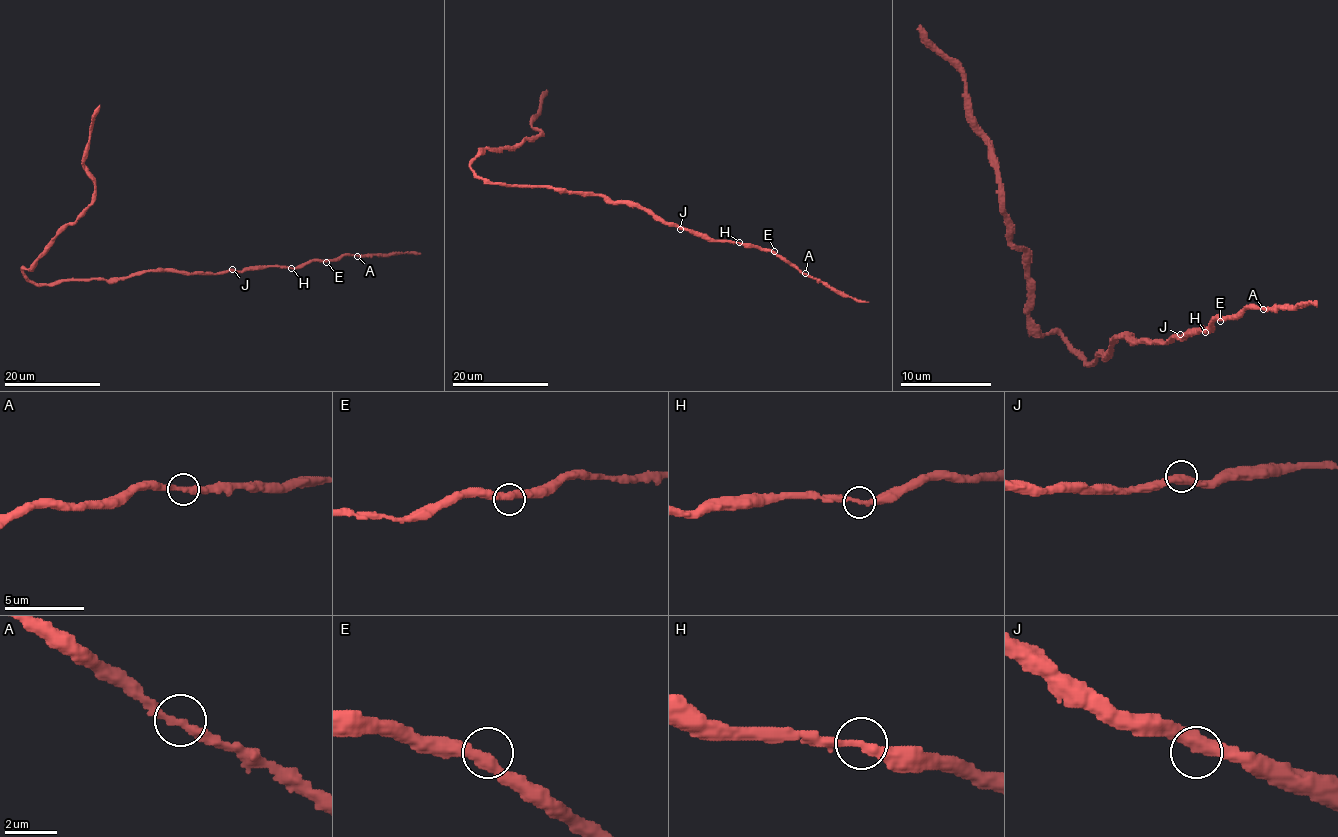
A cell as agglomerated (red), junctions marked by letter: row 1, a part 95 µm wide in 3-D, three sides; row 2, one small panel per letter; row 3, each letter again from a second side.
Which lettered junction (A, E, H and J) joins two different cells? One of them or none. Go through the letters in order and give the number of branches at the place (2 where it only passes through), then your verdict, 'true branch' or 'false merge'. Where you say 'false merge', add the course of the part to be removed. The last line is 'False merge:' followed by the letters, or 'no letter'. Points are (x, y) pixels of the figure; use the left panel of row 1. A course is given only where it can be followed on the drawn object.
A: 2 | true branch
E: 2 | true branch
H: 2 | true branch
J: 2 | true branch
False merge: no letter

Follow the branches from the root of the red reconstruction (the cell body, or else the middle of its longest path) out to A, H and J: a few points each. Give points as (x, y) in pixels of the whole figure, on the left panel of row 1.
A: (120, 278), (151, 270), (225, 273), (267, 267), (301, 268), (313, 261), (336, 261), (342, 255), (357, 256)
H: (120, 278), (151, 270), (225, 273), (267, 267), (291, 268)
J: (120, 278), (151, 270), (226, 273), (232, 269)

